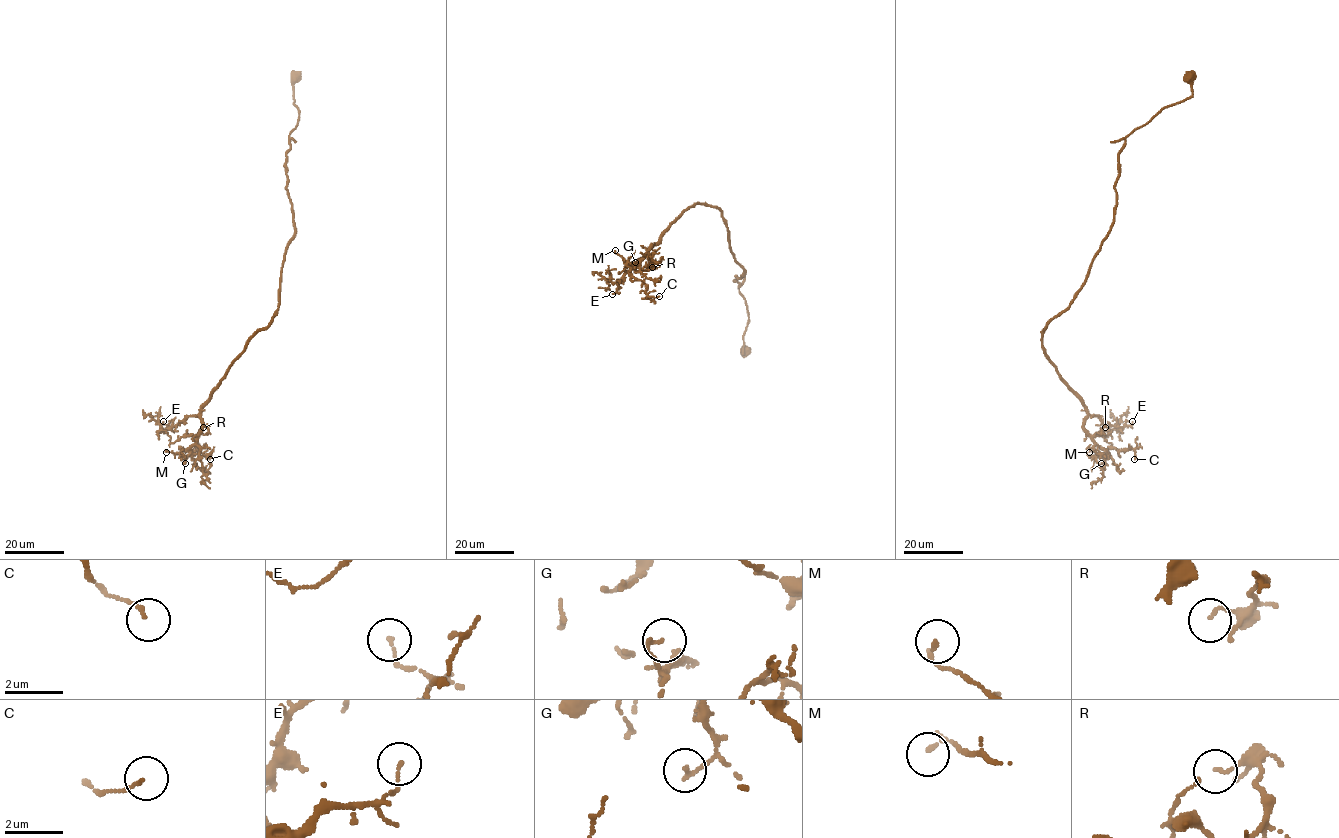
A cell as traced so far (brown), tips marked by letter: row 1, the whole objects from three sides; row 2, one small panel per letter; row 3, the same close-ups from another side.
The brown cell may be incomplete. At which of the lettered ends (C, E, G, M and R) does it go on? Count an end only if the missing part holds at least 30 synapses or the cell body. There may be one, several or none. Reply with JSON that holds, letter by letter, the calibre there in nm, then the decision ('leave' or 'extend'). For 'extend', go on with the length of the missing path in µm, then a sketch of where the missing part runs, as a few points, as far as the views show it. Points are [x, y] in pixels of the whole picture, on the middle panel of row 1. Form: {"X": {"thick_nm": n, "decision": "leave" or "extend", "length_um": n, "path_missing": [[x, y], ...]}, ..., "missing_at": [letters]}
{"C": {"thick_nm": 120, "decision": "leave"}, "E": {"thick_nm": 120, "decision": "leave"}, "G": {"thick_nm": 140, "decision": "leave"}, "M": {"thick_nm": 150, "decision": "leave"}, "R": {"thick_nm": 90, "decision": "leave"}, "missing_at": []}

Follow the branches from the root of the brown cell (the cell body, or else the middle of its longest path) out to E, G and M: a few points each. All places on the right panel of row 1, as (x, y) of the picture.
E: (1189, 77), (1191, 96), (1125, 138), (1114, 221), (1042, 337), (1090, 415), (1132, 421)
G: (1189, 77), (1191, 96), (1125, 138), (1114, 221), (1043, 333), (1101, 463)
M: (1189, 77), (1191, 96), (1125, 138), (1114, 221), (1043, 333), (1086, 408), (1083, 430), (1106, 451), (1089, 452)

